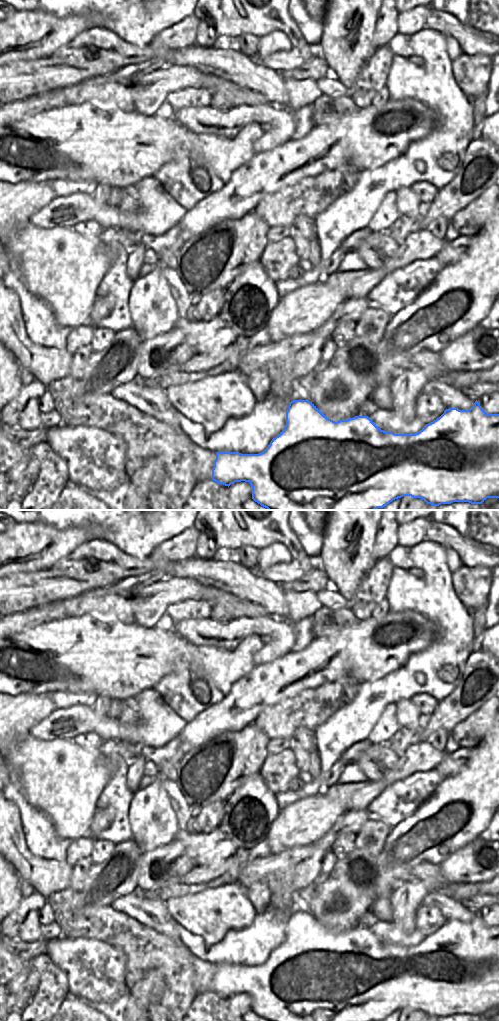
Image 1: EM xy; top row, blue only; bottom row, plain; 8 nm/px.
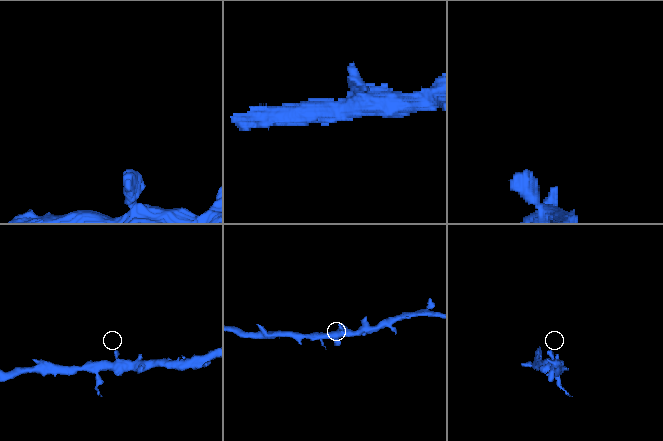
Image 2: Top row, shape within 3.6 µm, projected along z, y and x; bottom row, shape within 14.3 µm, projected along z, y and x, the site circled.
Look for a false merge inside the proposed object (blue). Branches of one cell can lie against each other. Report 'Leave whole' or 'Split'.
Leave whole.

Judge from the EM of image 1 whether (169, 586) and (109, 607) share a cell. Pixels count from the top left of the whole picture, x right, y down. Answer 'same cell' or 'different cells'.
same cell

